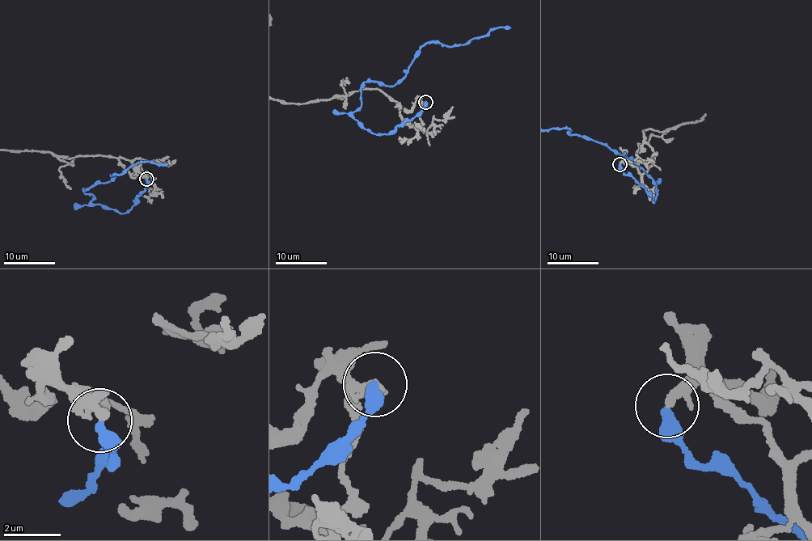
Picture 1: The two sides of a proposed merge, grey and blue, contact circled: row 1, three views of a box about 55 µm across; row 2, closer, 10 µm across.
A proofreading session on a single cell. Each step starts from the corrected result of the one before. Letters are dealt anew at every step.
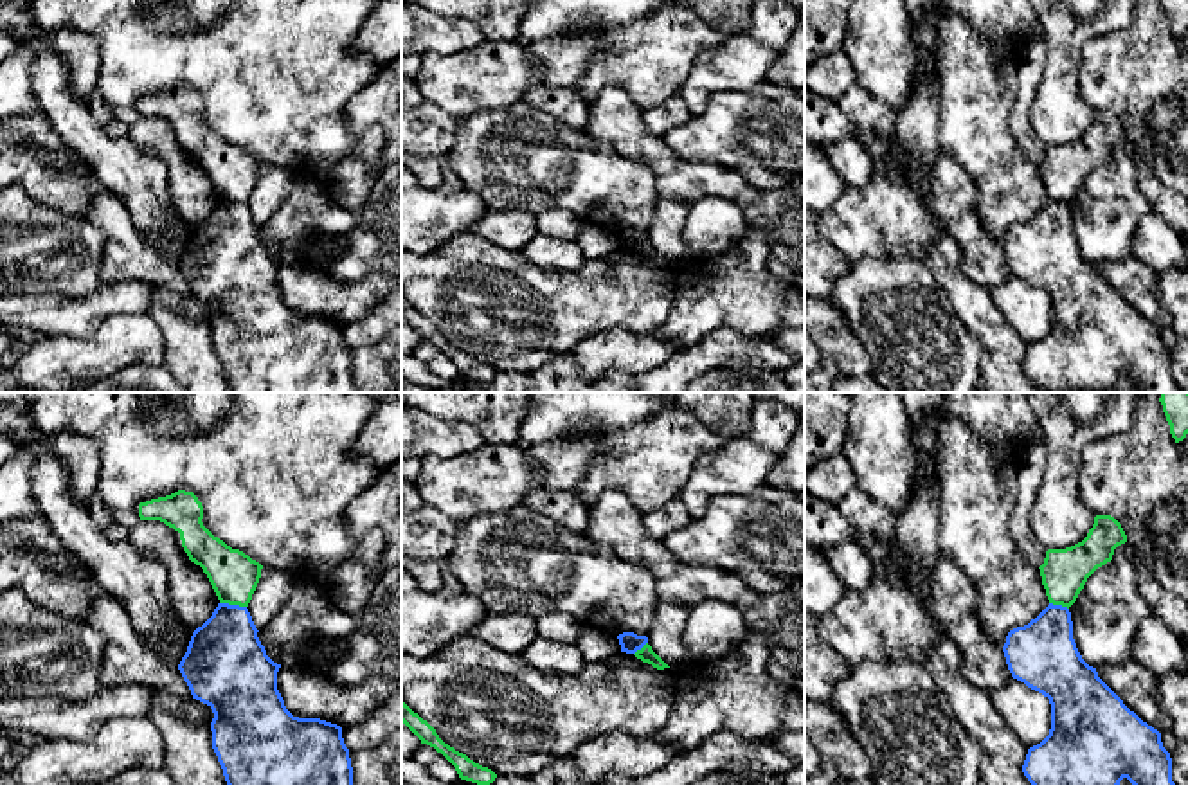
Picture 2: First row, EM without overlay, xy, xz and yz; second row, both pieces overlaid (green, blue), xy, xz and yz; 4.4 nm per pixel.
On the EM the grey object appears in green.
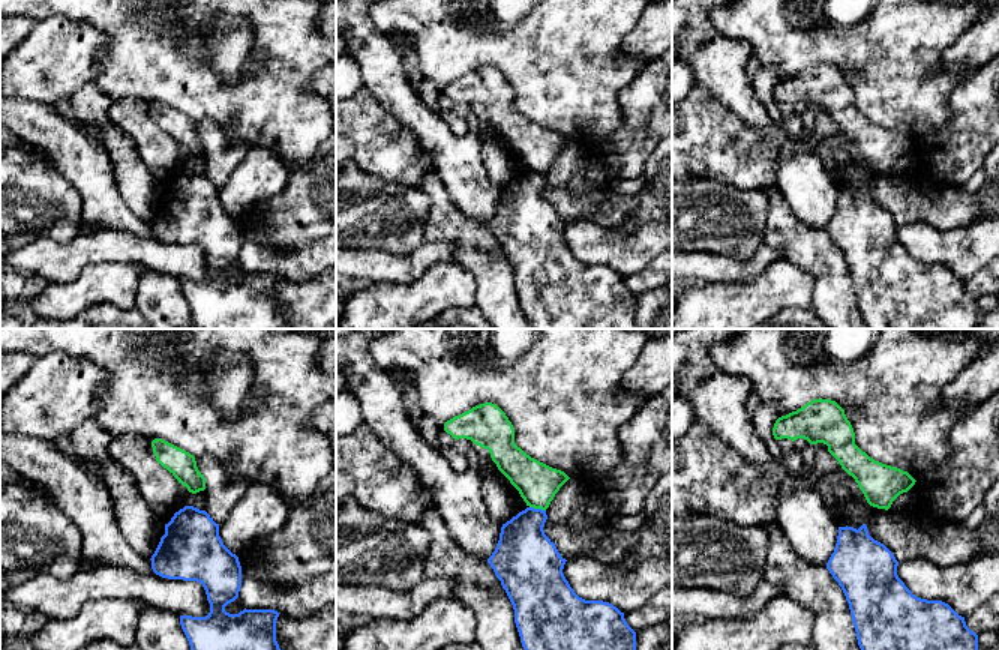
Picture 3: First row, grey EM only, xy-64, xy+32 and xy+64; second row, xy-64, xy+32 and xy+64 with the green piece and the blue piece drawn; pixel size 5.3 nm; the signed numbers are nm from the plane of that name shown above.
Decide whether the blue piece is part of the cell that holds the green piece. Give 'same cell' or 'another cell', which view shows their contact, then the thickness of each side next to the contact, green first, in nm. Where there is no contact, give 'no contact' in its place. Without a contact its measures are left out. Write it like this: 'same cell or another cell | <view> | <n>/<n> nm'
another cell | xy | 220/340 nm

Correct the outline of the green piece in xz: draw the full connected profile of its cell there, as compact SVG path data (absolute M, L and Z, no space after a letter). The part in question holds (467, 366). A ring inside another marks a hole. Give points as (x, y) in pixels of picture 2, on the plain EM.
M401 297L401 319L421 337L441 349L457 367L461 376L477 380L477 382L490 382L495 378L497 371L475 360L466 351L455 347L448 340L445 340L436 326L423 317L418 310L414 310L403 297Z

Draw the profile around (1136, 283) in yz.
M1134 256L1121 261L1102 261L1098 274L1134 308L1159 329L1172 328L1170 313L1157 299L1157 275Z

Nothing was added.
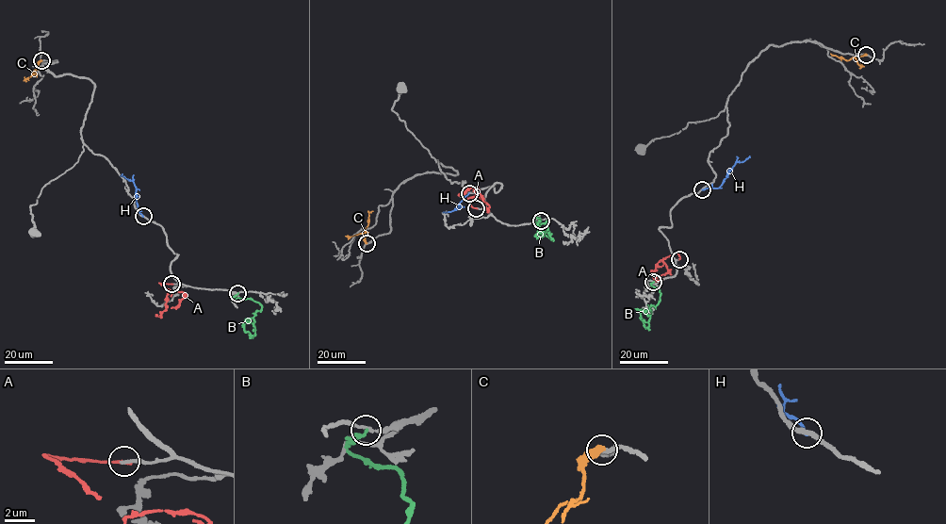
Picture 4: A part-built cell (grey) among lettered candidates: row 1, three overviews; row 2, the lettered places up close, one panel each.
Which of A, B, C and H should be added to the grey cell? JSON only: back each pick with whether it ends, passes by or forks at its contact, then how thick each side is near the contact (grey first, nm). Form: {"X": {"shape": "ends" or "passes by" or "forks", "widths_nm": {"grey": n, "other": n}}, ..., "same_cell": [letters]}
{"same_cell": []}

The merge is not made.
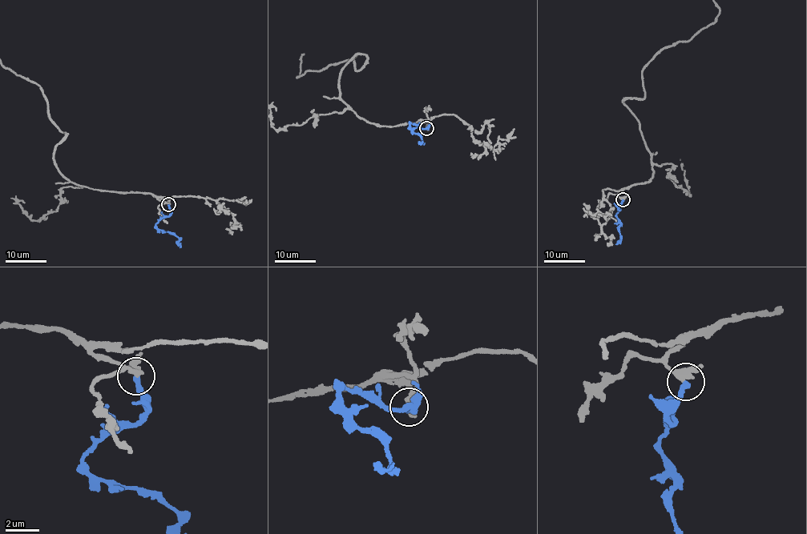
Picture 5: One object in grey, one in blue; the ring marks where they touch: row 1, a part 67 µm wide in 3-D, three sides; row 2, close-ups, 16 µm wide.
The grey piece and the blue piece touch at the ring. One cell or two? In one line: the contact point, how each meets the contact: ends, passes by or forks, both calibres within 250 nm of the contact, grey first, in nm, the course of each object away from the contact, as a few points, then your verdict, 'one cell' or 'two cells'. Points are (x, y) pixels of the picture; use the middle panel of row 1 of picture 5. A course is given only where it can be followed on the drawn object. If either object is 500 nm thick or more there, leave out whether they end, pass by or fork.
place (426, 128); grey passes by; blue ends; calibres 360 and 340 nm; course blue (427, 128), (421, 128), (409, 123), (414, 132), (419, 134), (421, 143), (422, 141); one cell

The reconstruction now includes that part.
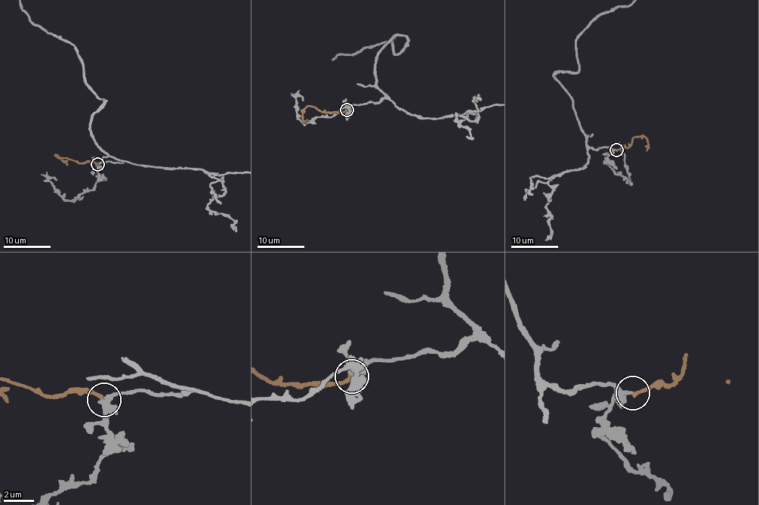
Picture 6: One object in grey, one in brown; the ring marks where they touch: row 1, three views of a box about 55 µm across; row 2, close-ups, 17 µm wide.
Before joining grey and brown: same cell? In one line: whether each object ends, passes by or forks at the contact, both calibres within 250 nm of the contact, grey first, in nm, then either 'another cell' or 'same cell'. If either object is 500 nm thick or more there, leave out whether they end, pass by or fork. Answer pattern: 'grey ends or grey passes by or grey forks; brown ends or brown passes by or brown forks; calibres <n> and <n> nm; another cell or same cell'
grey passes by; brown ends; calibres 240 and 240 nm; same cell

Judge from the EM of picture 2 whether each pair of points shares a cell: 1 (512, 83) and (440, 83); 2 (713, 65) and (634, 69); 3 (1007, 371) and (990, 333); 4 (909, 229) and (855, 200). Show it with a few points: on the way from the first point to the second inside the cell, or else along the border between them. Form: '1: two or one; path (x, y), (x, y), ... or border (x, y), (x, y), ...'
1: one; path (494, 83), (458, 83)
2: two; border (724, 40), (697, 54), (677, 92)
3: one; path (1001, 362), (998, 342)
4: one; path (897, 225), (888, 220), (875, 220), (868, 213)

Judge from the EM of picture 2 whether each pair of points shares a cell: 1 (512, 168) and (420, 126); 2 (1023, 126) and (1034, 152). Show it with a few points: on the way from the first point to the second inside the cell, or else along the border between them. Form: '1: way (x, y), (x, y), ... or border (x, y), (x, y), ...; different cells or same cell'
1: border (458, 121), (454, 144), (445, 153); different cells
2: way (1023, 132), (1034, 146); same cell

